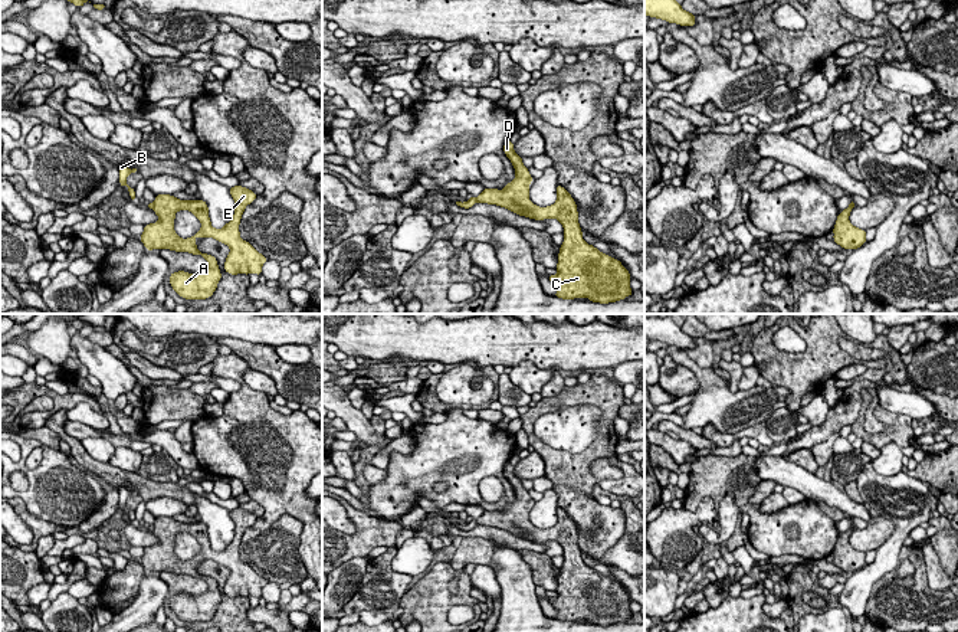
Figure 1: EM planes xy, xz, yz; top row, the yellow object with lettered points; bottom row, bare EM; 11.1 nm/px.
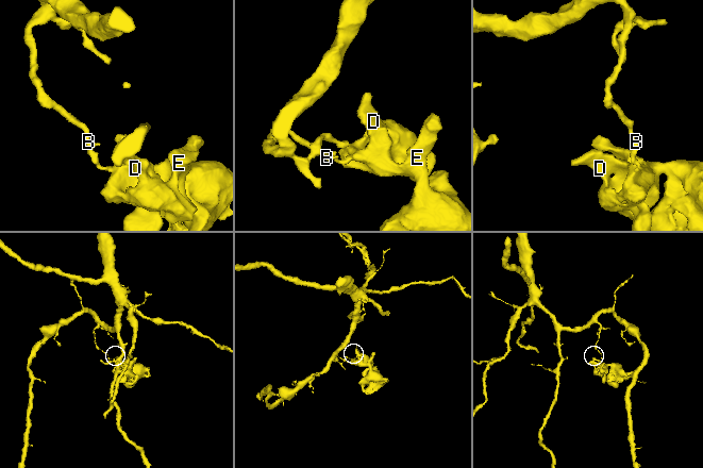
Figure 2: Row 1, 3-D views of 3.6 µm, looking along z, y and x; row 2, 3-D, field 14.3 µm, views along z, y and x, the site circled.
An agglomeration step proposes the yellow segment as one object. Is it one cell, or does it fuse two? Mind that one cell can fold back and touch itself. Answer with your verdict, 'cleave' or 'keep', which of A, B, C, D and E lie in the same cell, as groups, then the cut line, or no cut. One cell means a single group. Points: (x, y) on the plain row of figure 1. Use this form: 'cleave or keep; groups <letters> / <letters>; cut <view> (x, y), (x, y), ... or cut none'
cleave; groups A C D E / B; cut xz (475, 520), (478, 523)

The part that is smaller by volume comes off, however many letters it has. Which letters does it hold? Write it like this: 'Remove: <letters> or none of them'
Remove: A, C, D, E

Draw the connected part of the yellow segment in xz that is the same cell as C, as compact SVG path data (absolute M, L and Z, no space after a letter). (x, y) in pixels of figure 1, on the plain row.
M509 461L503 475L515 491L515 501L503 513L483 511L476 520L479 525L496 527L515 537L535 543L557 541L564 550L564 564L560 569L557 597L549 597L557 610L554 619L562 622L588 620L591 625L608 626L633 618L630 595L614 582L583 561L575 523L557 507L557 524L539 530L529 523L532 498L514 472Z

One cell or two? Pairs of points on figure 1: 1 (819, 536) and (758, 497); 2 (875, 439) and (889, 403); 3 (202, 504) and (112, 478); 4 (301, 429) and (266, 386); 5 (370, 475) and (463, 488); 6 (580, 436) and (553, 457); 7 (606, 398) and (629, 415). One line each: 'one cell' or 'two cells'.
1: two cells
2: two cells
3: two cells
4: two cells
5: two cells
6: two cells
7: two cells

